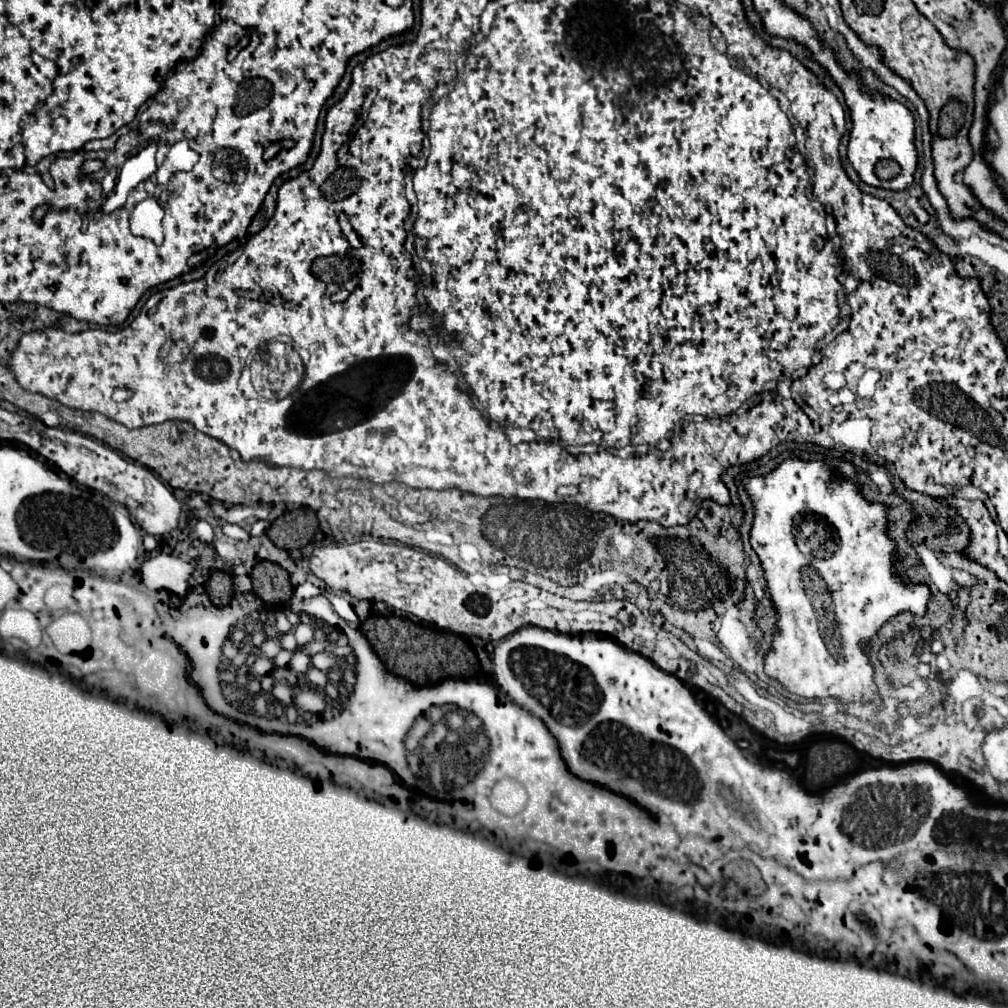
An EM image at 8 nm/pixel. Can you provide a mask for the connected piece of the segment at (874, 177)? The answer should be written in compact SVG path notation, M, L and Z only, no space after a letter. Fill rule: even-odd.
M825 44L821 48L815 48L815 56L823 56L819 64L823 64L829 72L829 76L841 86L841 90L845 92L847 98L847 106L851 110L851 122L853 122L853 130L849 136L849 160L853 164L853 168L859 172L861 180L867 182L869 186L877 186L877 188L885 188L885 190L907 190L913 184L915 172L917 172L917 148L915 148L915 120L913 114L909 112L909 108L901 102L883 98L883 96L865 96L861 94L861 80L857 76L857 72L847 72L841 68L841 64L837 62L835 54L831 48L827 48ZM887 160L887 170L875 170L877 162Z

